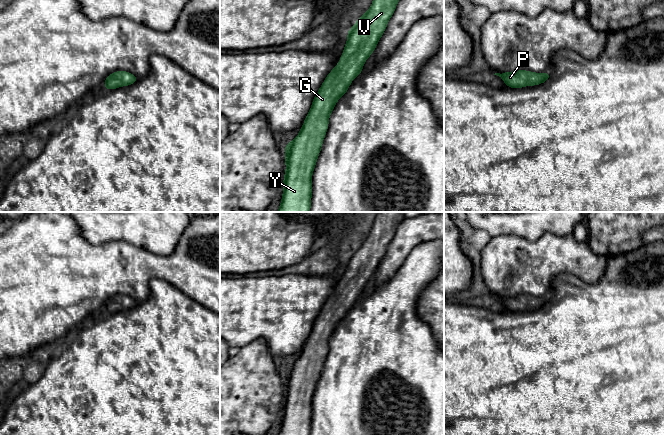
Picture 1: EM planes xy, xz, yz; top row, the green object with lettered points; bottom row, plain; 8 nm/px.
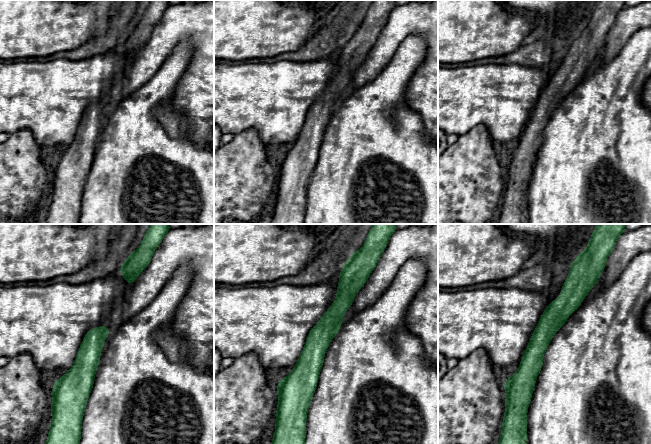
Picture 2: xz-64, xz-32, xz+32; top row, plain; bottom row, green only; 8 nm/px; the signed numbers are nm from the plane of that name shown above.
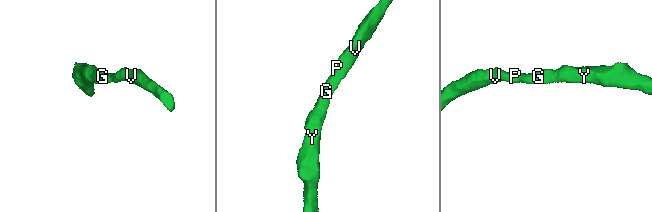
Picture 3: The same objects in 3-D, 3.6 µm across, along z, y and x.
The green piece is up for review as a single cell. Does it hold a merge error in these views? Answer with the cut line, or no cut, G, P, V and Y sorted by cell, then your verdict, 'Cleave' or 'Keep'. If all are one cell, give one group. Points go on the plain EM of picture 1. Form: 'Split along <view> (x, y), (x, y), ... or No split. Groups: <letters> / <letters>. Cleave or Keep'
No split. Groups: G P V Y. Keep

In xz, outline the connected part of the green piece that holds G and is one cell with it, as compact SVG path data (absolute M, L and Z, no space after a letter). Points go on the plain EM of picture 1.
M379 212L369 234L347 255L348 264L340 286L327 299L312 326L312 331L300 352L299 359L285 370L286 396L283 405L283 420L278 435L310 435L312 420L312 397L328 353L329 340L338 325L345 319L352 304L362 296L366 283L372 279L396 229L405 219L405 212Z

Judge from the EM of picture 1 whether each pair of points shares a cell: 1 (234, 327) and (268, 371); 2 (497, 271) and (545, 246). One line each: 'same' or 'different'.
1: different
2: same

